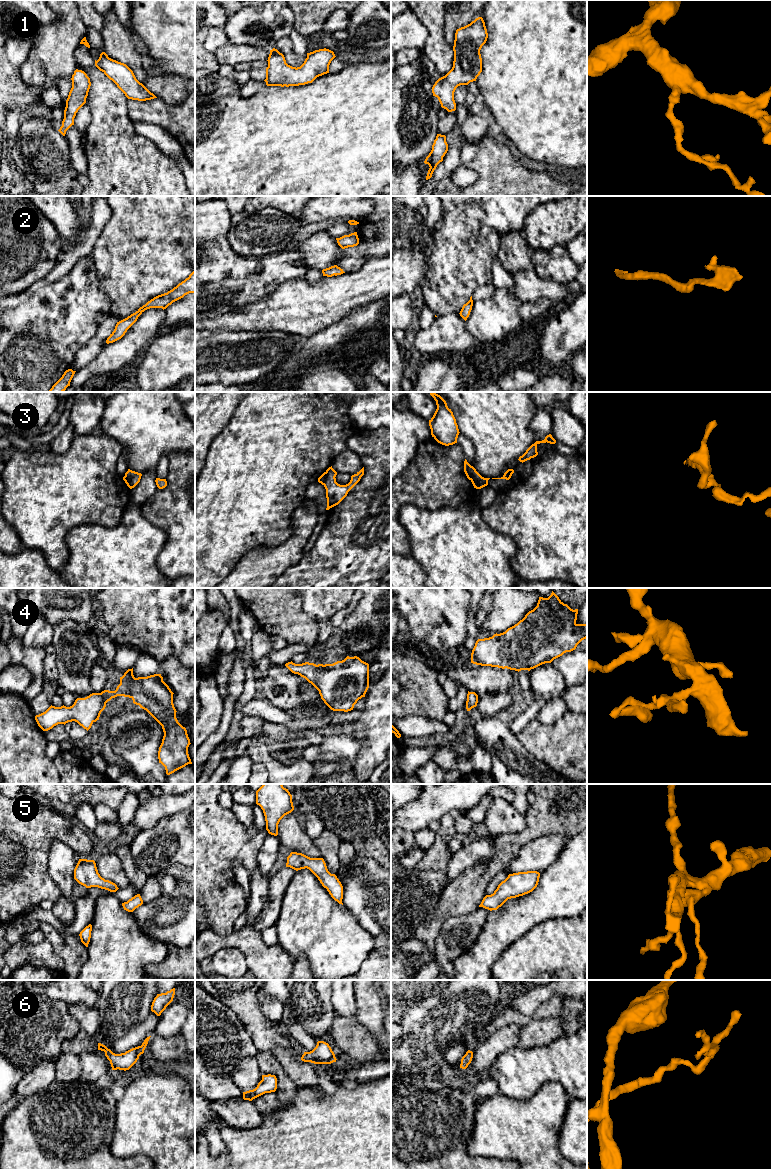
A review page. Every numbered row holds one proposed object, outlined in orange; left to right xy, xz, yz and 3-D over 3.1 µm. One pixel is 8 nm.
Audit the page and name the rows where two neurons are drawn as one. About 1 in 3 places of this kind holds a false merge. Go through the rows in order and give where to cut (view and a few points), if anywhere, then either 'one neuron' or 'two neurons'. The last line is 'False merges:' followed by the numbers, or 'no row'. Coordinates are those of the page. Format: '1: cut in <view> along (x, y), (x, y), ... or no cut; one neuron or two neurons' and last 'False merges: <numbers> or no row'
1: no cut; one neuron
2: no cut; one neuron
3: no cut; one neuron
4: no cut; one neuron
5: no cut; one neuron
6: no cut; one neuron
False merges: no row

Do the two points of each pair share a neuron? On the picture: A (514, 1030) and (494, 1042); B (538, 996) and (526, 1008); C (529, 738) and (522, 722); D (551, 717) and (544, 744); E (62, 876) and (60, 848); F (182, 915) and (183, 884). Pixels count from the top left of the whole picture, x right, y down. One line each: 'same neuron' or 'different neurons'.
A: same neuron
B: same neuron
C: different neurons
D: different neurons
E: same neuron
F: different neurons

